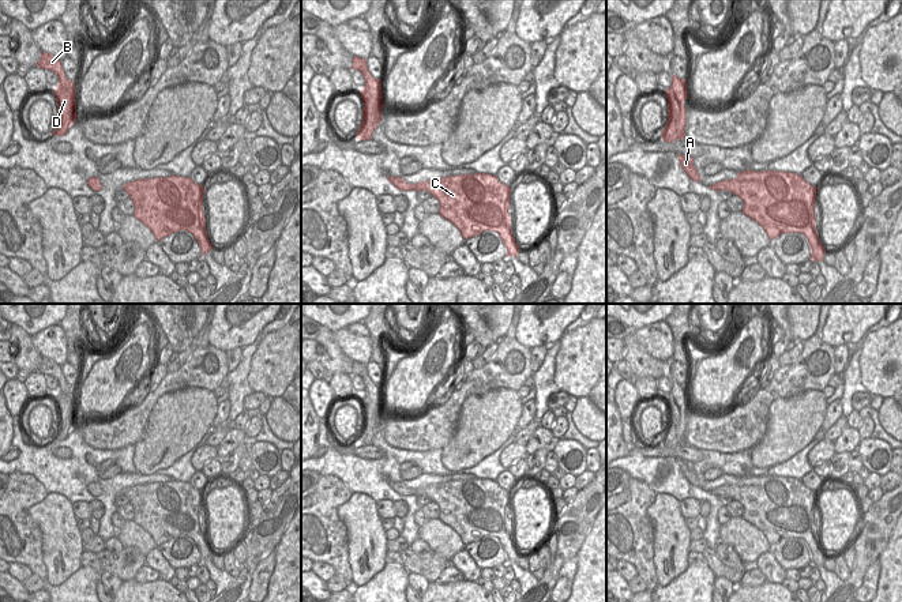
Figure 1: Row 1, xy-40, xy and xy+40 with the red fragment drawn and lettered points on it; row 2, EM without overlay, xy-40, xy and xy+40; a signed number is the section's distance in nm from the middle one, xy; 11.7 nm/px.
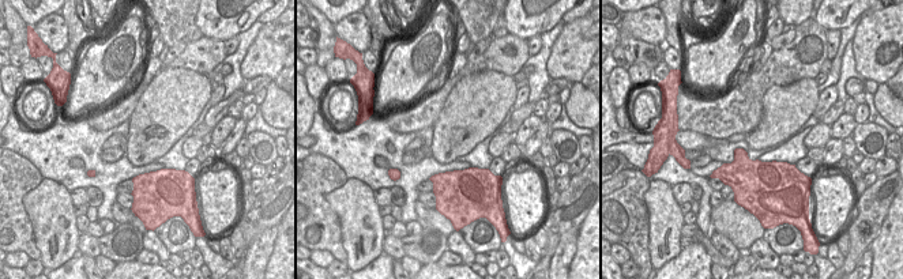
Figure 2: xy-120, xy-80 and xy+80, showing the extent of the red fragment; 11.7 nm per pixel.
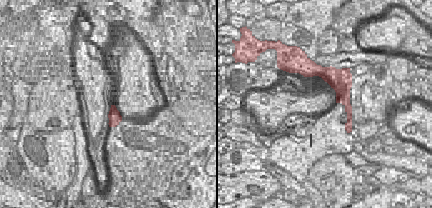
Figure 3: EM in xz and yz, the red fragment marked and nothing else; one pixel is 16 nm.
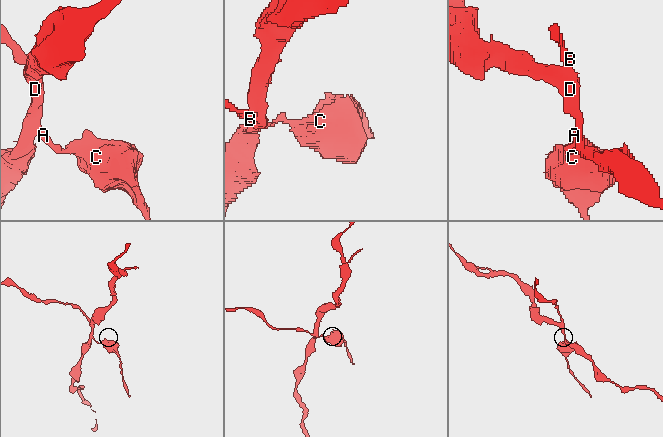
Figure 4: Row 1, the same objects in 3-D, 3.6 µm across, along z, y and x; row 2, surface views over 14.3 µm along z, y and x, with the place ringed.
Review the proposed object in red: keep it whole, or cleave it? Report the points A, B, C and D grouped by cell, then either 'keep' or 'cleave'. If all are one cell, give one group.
groups A B C / D; cleave

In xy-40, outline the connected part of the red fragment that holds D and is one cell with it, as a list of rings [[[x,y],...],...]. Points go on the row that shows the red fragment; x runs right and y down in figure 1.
[[[56,87],[53,90],[53,94],[56,95],[56,101],[57,101],[59,120],[57,120],[57,125],[52,133],[56,136],[63,136],[67,133],[69,127],[72,124],[75,124],[78,114],[76,114],[76,112],[71,110],[71,102],[74,101],[71,98],[71,90]]]

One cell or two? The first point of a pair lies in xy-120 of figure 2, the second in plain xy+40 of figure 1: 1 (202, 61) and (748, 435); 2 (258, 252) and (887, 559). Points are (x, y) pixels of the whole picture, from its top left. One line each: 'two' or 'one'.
1: one
2: two

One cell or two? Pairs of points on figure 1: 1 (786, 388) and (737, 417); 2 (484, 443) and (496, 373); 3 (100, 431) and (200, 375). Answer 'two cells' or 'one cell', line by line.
1: one cell
2: two cells
3: one cell

